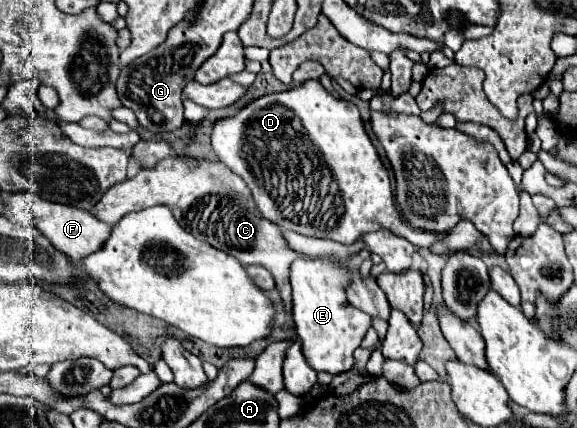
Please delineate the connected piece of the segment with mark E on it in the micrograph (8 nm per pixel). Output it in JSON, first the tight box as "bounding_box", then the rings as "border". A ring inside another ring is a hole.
{"bounding_box":[290,257,372,373],"border":[[[304,257],[290,265],[290,285],[294,303],[296,335],[302,343],[304,357],[316,371],[344,373],[354,365],[354,349],[360,347],[372,319],[348,303],[348,263],[338,257]]]}

